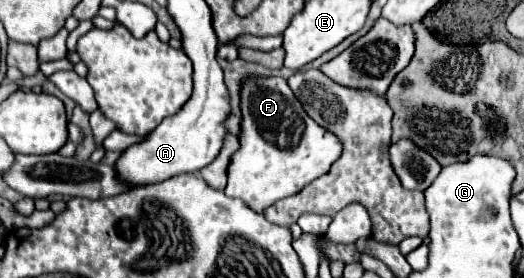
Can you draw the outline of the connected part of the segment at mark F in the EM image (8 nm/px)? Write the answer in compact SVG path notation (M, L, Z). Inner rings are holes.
M249 75L241 81L239 149L227 167L225 193L241 199L249 209L263 213L279 199L299 193L319 175L325 175L341 153L335 135L319 127L301 107L283 77Z

